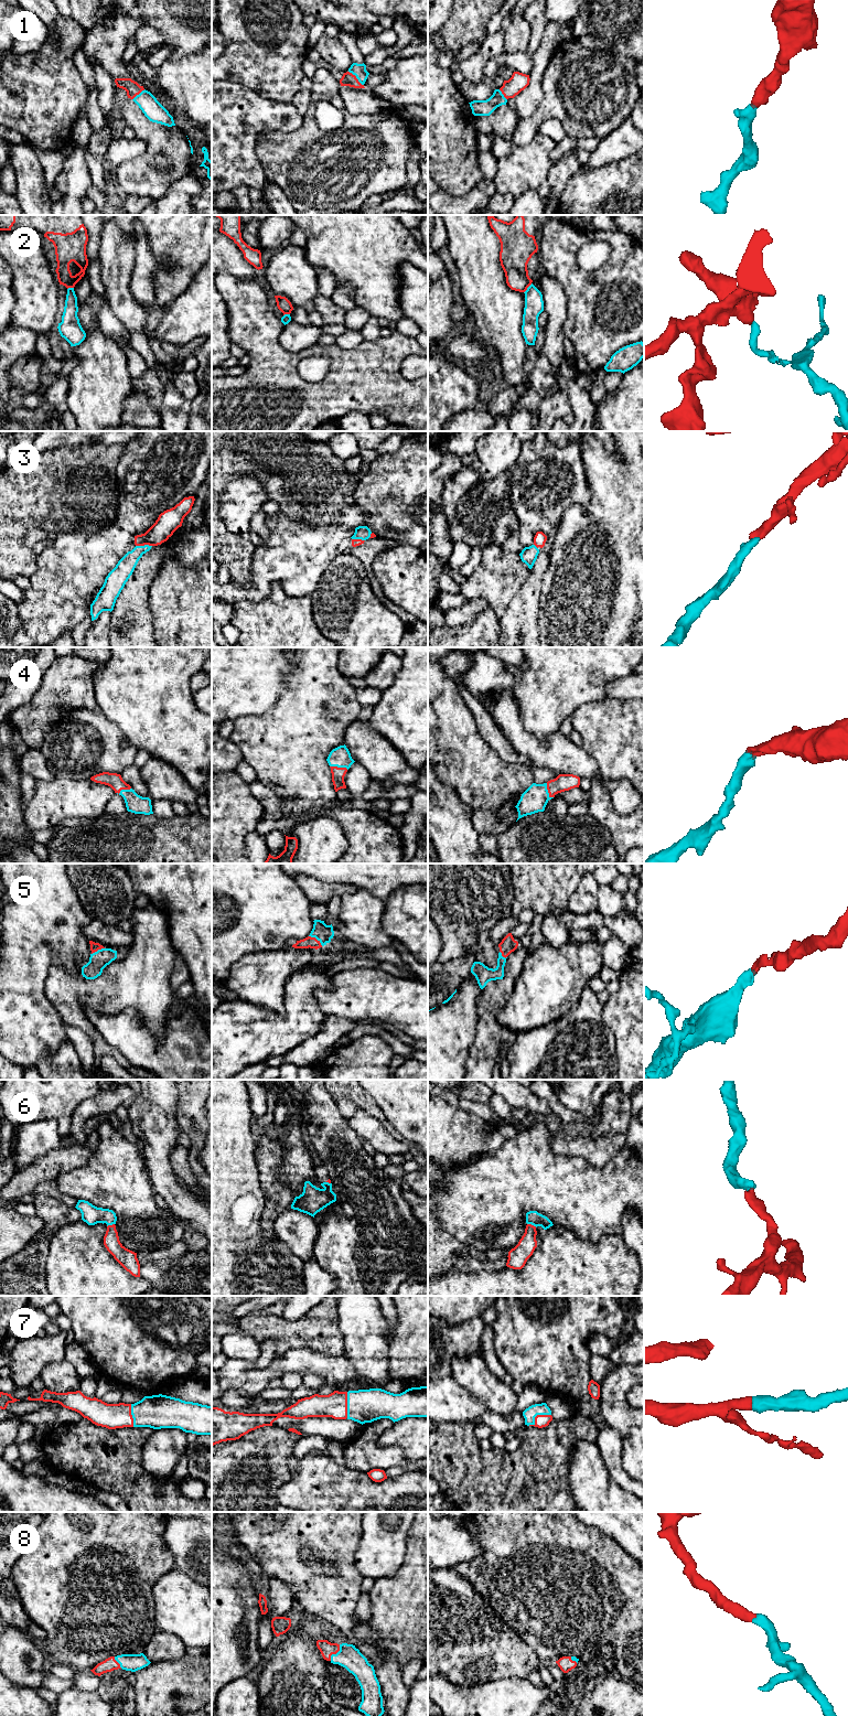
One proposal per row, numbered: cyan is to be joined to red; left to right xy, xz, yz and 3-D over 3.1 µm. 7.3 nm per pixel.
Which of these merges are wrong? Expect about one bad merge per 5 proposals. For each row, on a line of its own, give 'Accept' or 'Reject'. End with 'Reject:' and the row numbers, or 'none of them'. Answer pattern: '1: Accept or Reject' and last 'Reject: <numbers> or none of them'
1: Accept
2: Reject
3: Accept
4: Accept
5: Accept
6: Accept
7: Accept
8: Accept
Reject: 2

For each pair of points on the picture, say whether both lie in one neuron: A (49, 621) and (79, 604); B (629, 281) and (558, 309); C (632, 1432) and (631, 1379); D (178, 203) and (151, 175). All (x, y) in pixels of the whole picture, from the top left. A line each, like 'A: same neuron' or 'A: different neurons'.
A: same neuron
B: different neurons
C: same neuron
D: different neurons

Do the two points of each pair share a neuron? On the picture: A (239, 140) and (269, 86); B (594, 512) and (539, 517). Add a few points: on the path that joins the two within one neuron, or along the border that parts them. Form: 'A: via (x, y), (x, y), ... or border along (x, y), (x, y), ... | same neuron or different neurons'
A: border along (240, 85), (251, 88), (263, 97), (289, 104) | different neurons
B: border along (587, 503), (570, 505), (557, 525) | different neurons

